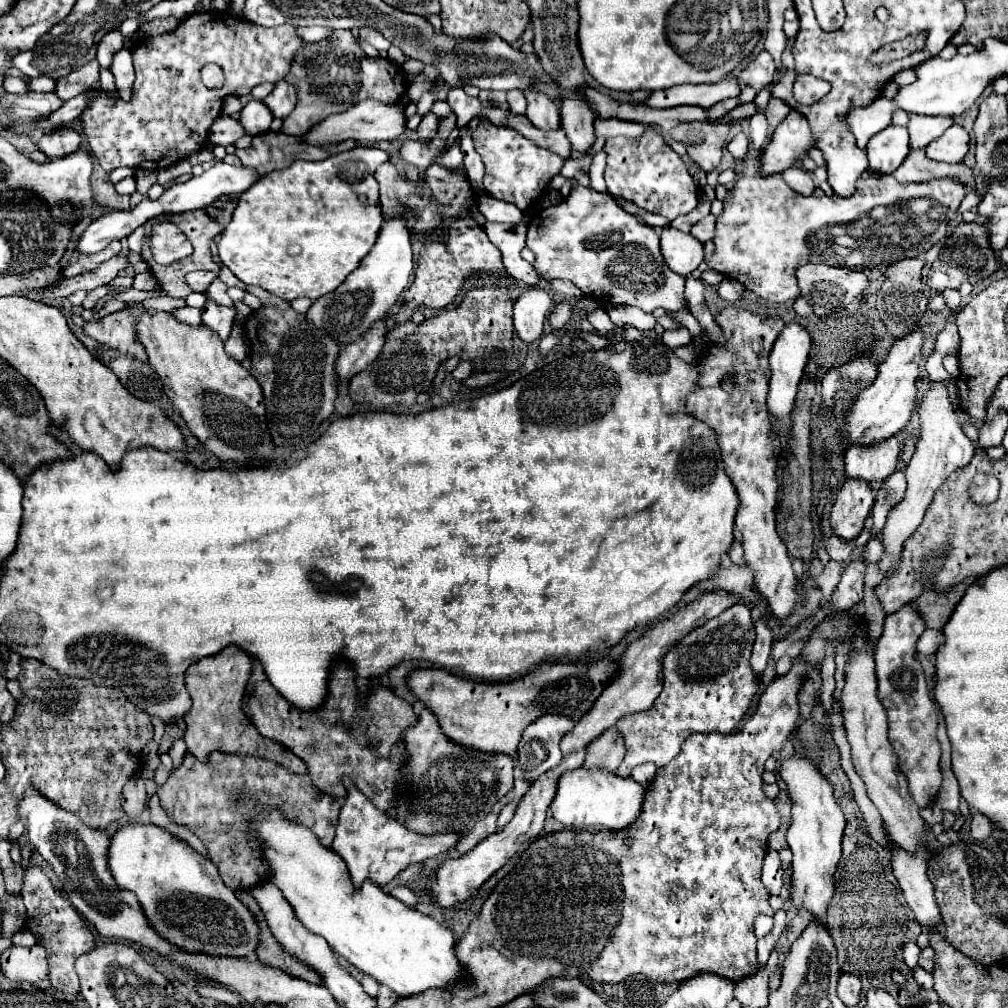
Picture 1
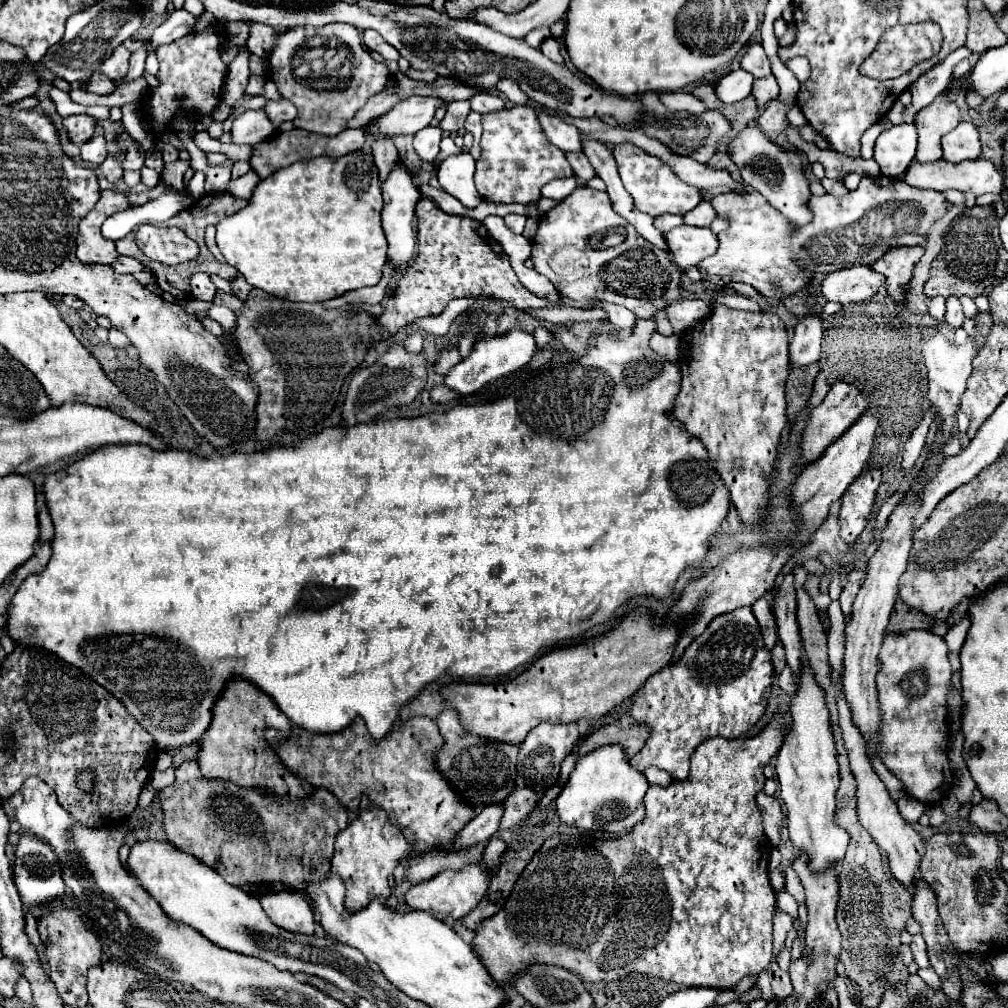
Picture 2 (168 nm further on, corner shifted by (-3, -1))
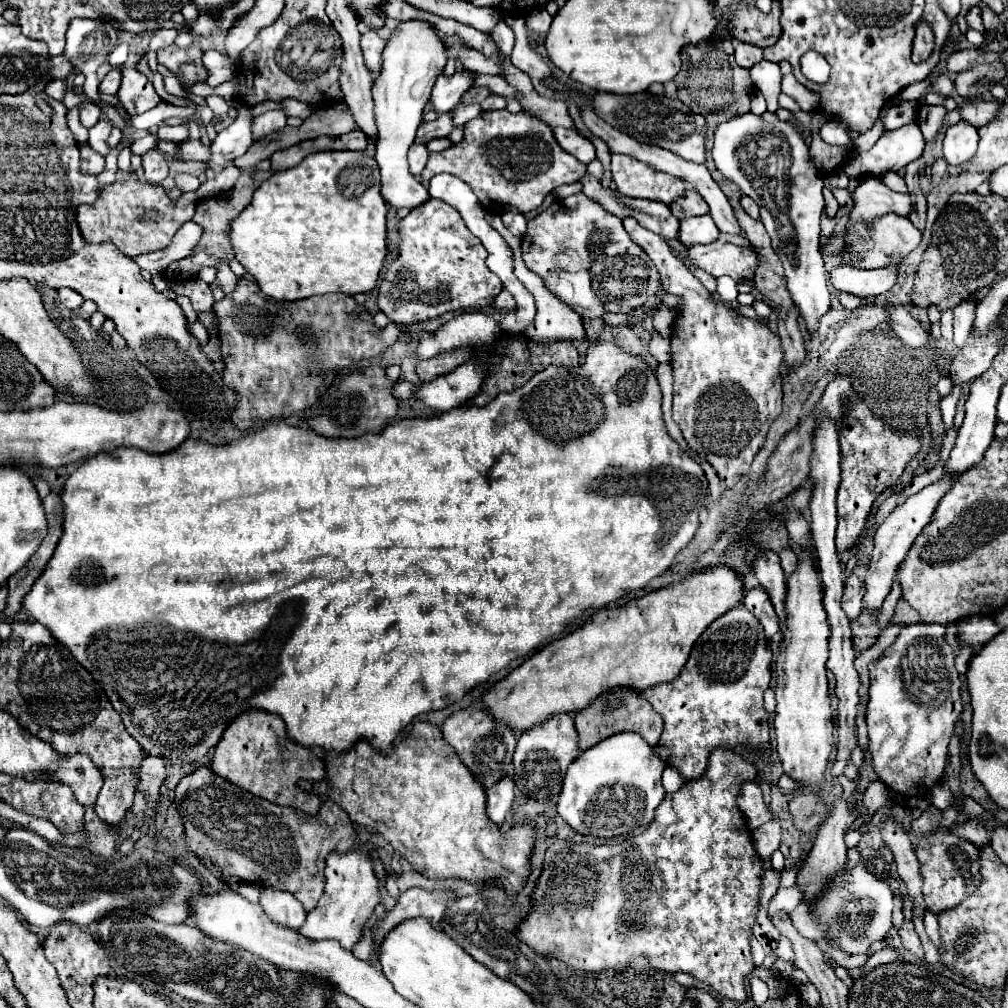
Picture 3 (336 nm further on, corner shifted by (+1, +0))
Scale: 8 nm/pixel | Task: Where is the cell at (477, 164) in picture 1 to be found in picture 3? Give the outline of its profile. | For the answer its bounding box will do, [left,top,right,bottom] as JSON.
[447,103,482,143]

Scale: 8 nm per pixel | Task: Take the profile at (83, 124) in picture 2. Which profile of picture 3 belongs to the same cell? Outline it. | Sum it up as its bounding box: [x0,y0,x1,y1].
[81,101,101,127]

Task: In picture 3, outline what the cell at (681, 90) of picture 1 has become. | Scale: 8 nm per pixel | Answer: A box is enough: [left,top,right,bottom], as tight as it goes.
[751,61,781,111]

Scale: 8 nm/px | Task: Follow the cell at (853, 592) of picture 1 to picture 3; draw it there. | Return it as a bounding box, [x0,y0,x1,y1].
[841,575,865,619]

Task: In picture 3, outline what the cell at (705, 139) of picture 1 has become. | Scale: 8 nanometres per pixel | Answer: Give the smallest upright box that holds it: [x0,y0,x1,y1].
[593,93,707,163]

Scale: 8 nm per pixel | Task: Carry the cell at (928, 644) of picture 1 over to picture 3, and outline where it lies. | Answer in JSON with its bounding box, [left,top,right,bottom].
[957,617,1001,651]

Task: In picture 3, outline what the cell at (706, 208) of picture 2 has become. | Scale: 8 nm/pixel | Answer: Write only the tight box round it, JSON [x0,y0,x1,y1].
[669,191,709,219]

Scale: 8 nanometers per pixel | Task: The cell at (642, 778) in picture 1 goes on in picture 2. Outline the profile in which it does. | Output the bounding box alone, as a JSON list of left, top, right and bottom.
[643,766,673,786]

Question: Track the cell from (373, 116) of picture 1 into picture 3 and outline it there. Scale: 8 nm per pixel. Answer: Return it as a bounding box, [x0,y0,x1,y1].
[431,71,475,113]

